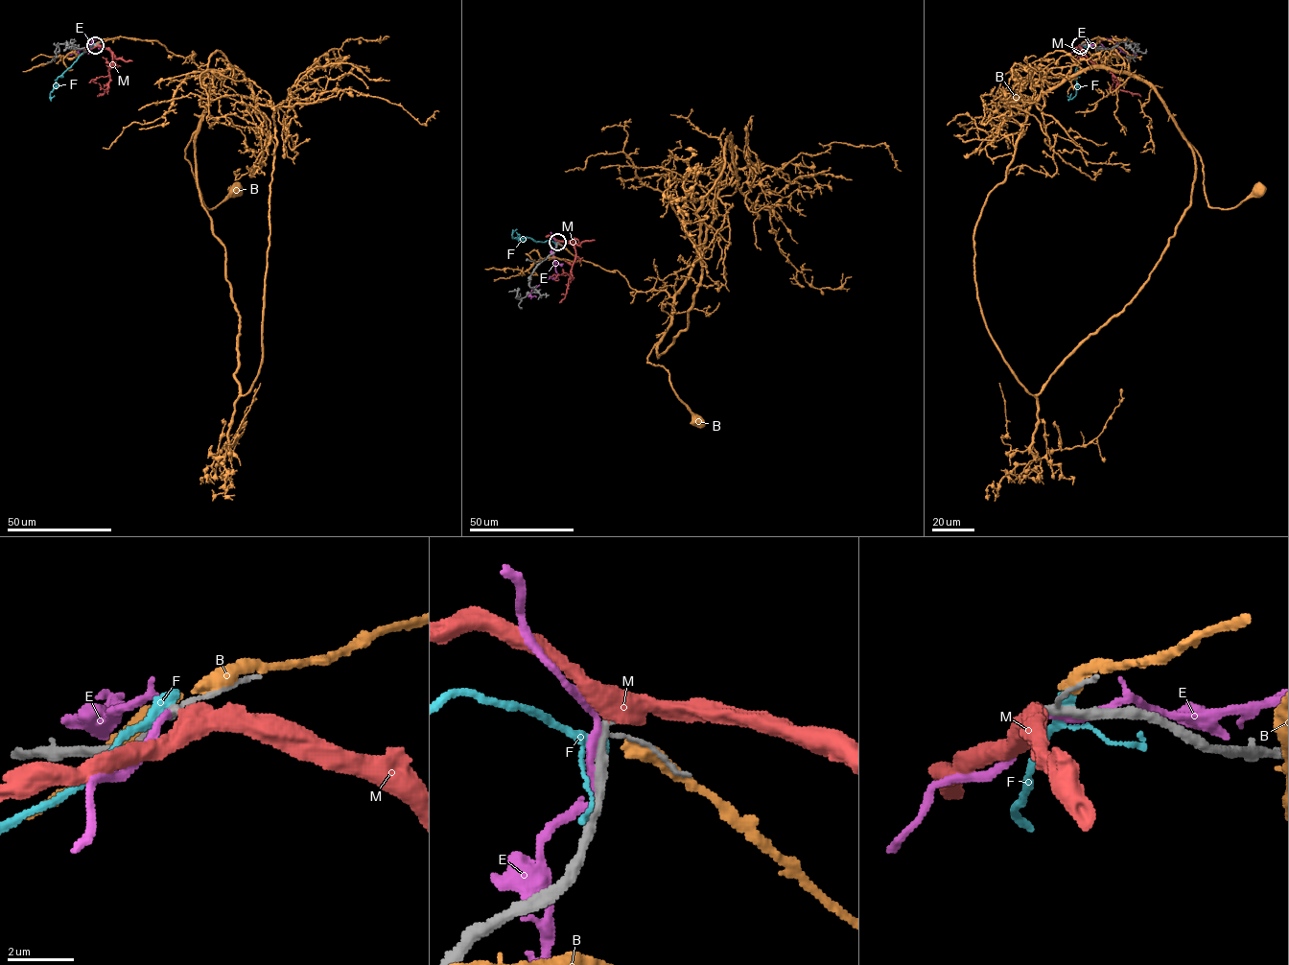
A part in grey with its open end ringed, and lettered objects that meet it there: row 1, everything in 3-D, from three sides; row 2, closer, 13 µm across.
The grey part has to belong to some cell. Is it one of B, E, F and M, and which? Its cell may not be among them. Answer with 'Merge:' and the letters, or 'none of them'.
Merge: M

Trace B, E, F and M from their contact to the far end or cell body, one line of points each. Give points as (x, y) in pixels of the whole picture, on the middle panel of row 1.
B: (560, 244), (618, 270), (638, 291), (673, 299), (672, 321), (647, 363), (667, 371), (696, 420)
E: (556, 244), (552, 253), (557, 276), (550, 277), (533, 289), (531, 295), (536, 296)
F: (556, 244), (512, 238), (512, 233)
M: (557, 242), (568, 242), (575, 251), (571, 270), (573, 278), (569, 279), (565, 296), (559, 302)

